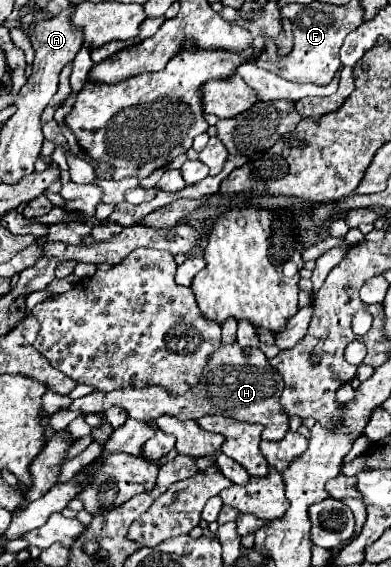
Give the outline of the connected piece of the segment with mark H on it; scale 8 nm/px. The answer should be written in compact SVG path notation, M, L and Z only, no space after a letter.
M236 342L220 346L206 364L206 372L202 372L202 380L198 380L198 386L190 388L182 396L172 396L162 386L146 386L146 388L126 388L126 390L114 390L114 392L92 392L88 396L82 396L72 402L68 410L78 410L82 414L100 414L106 408L120 406L128 412L130 418L136 420L156 420L164 414L176 416L180 420L188 418L202 418L202 416L228 416L240 422L258 422L264 426L262 440L278 442L288 432L288 414L280 406L280 394L282 394L282 376L270 366L268 358L258 350L252 348L246 356L242 346Z

